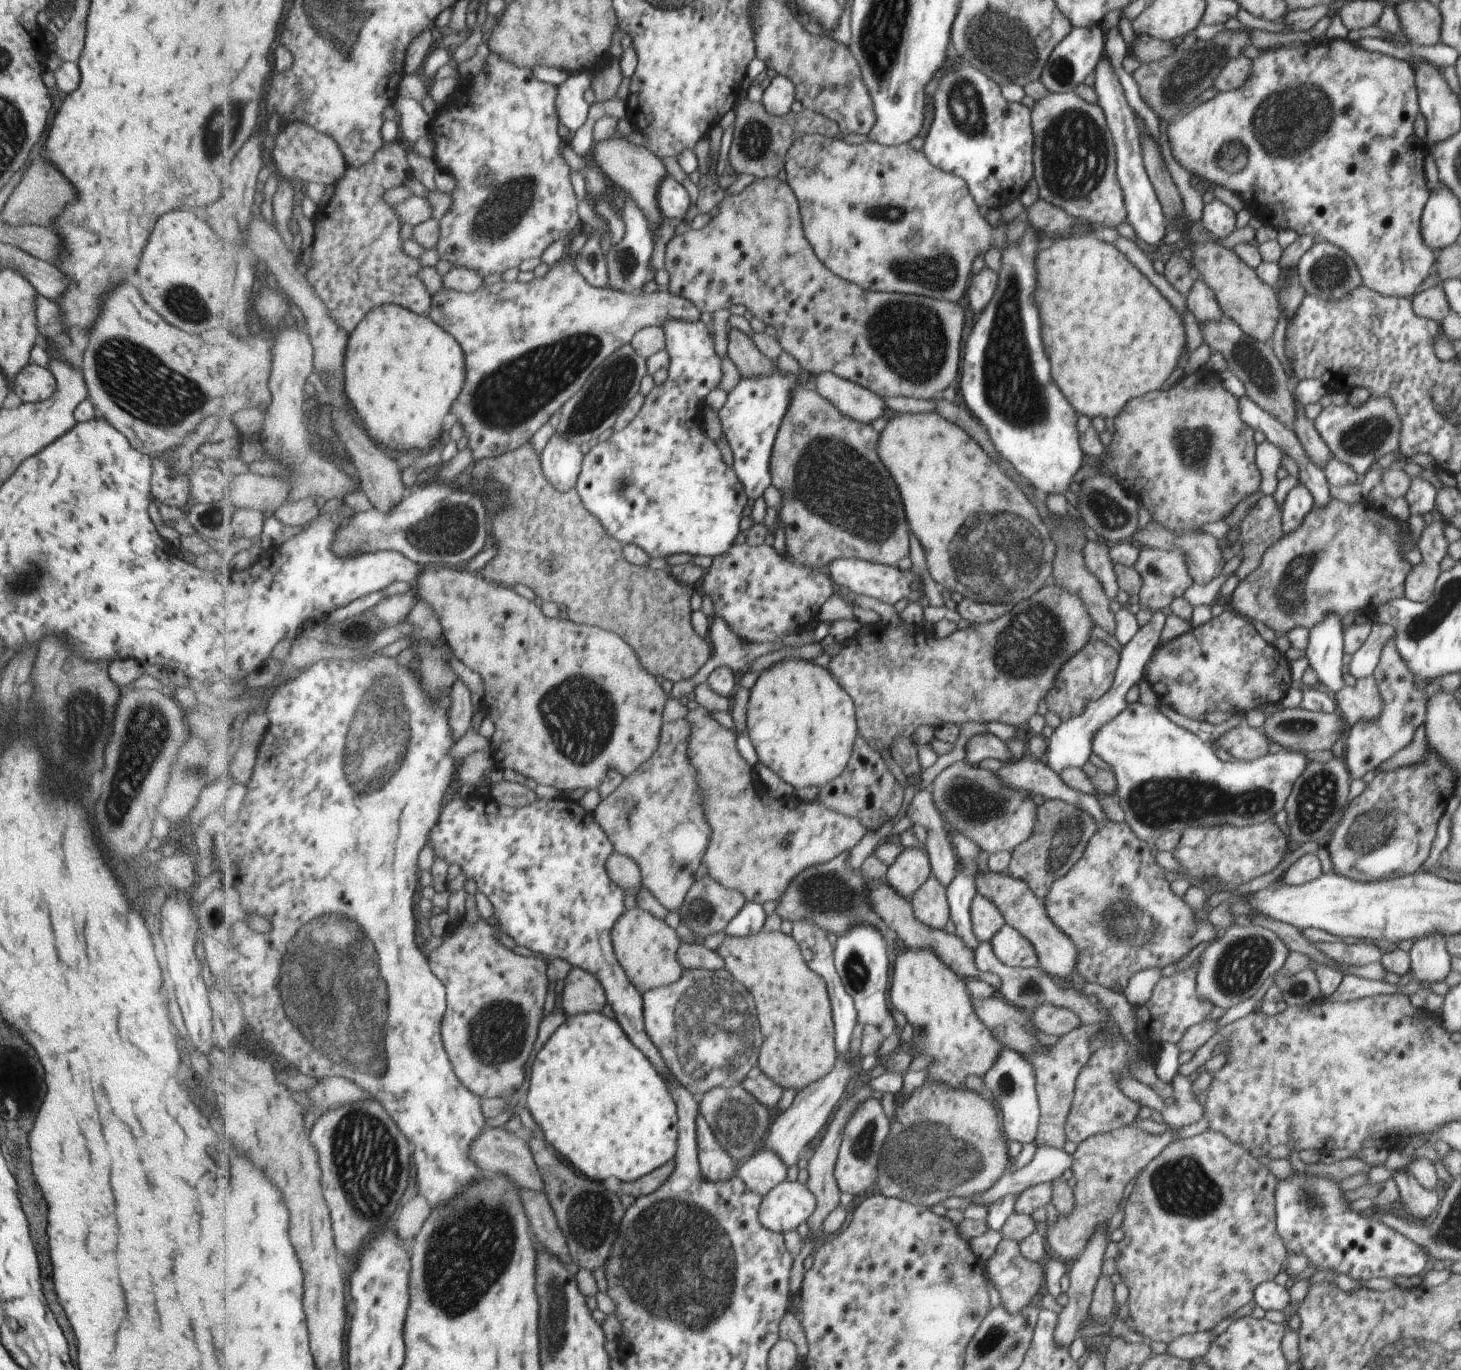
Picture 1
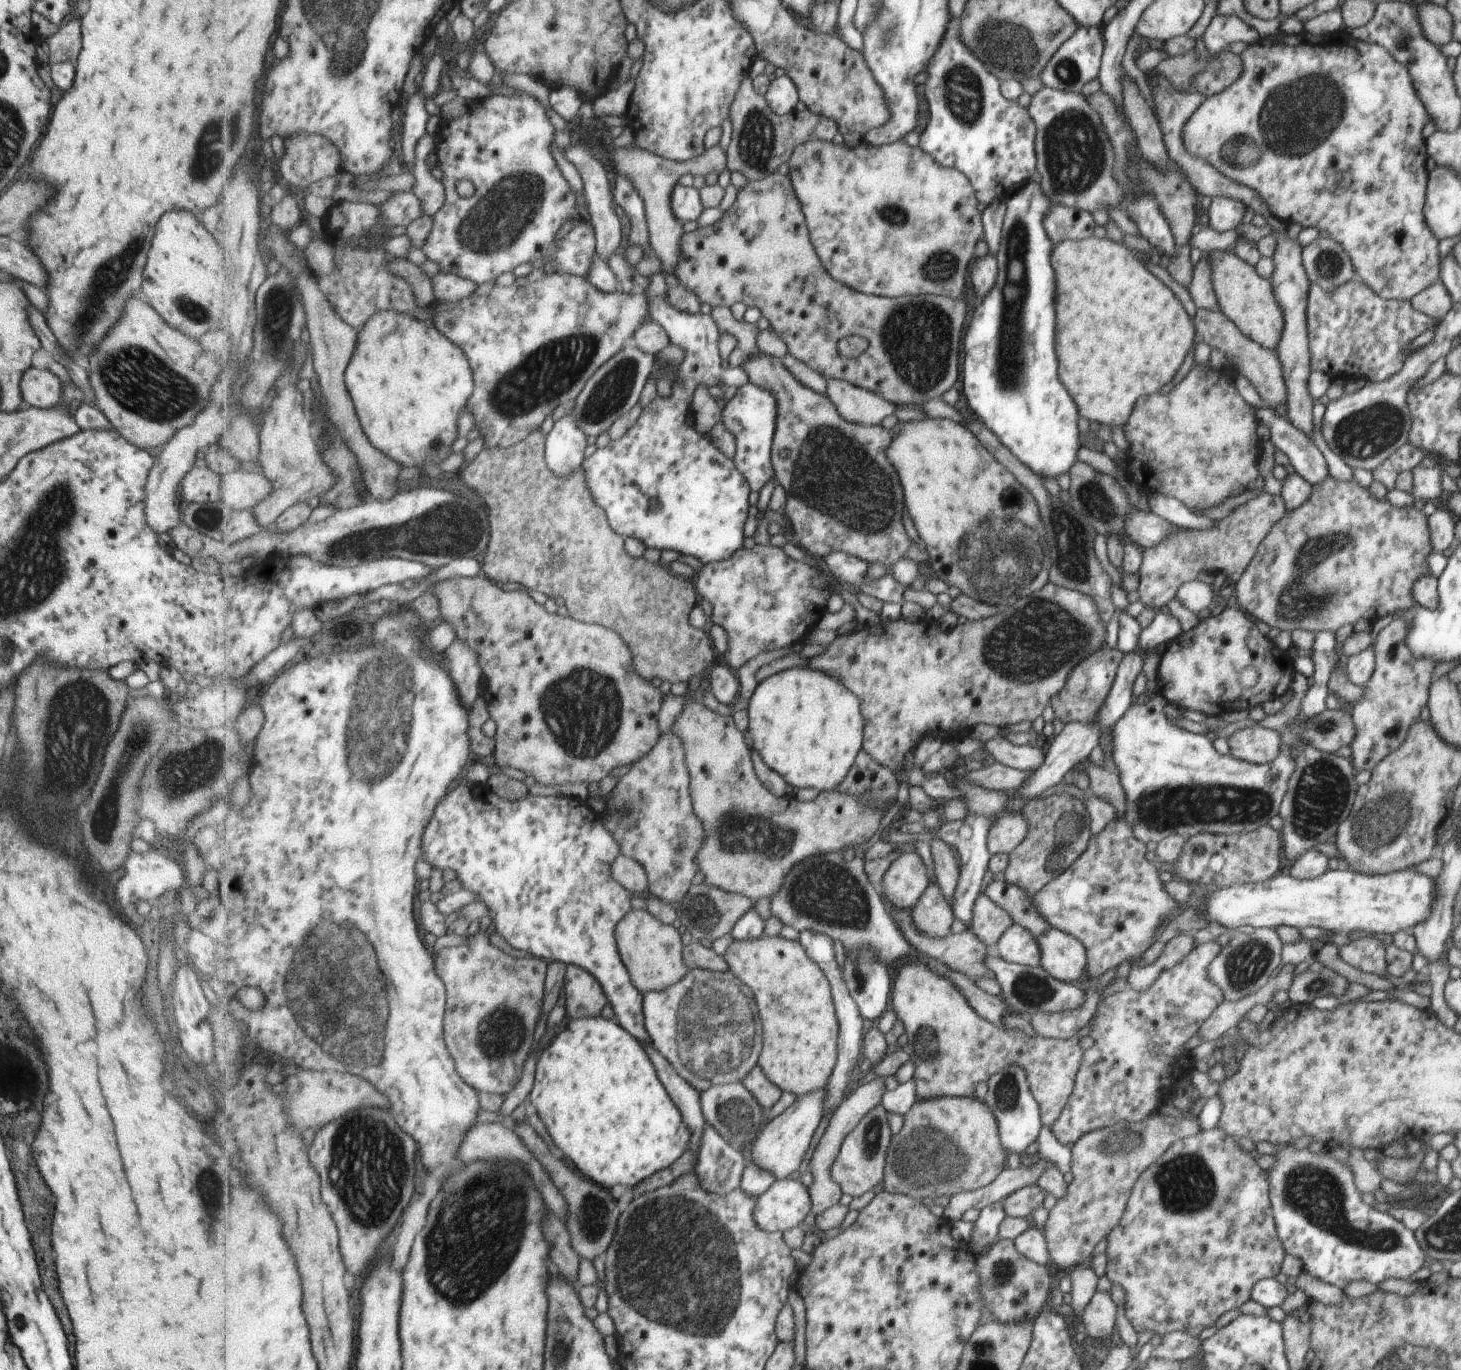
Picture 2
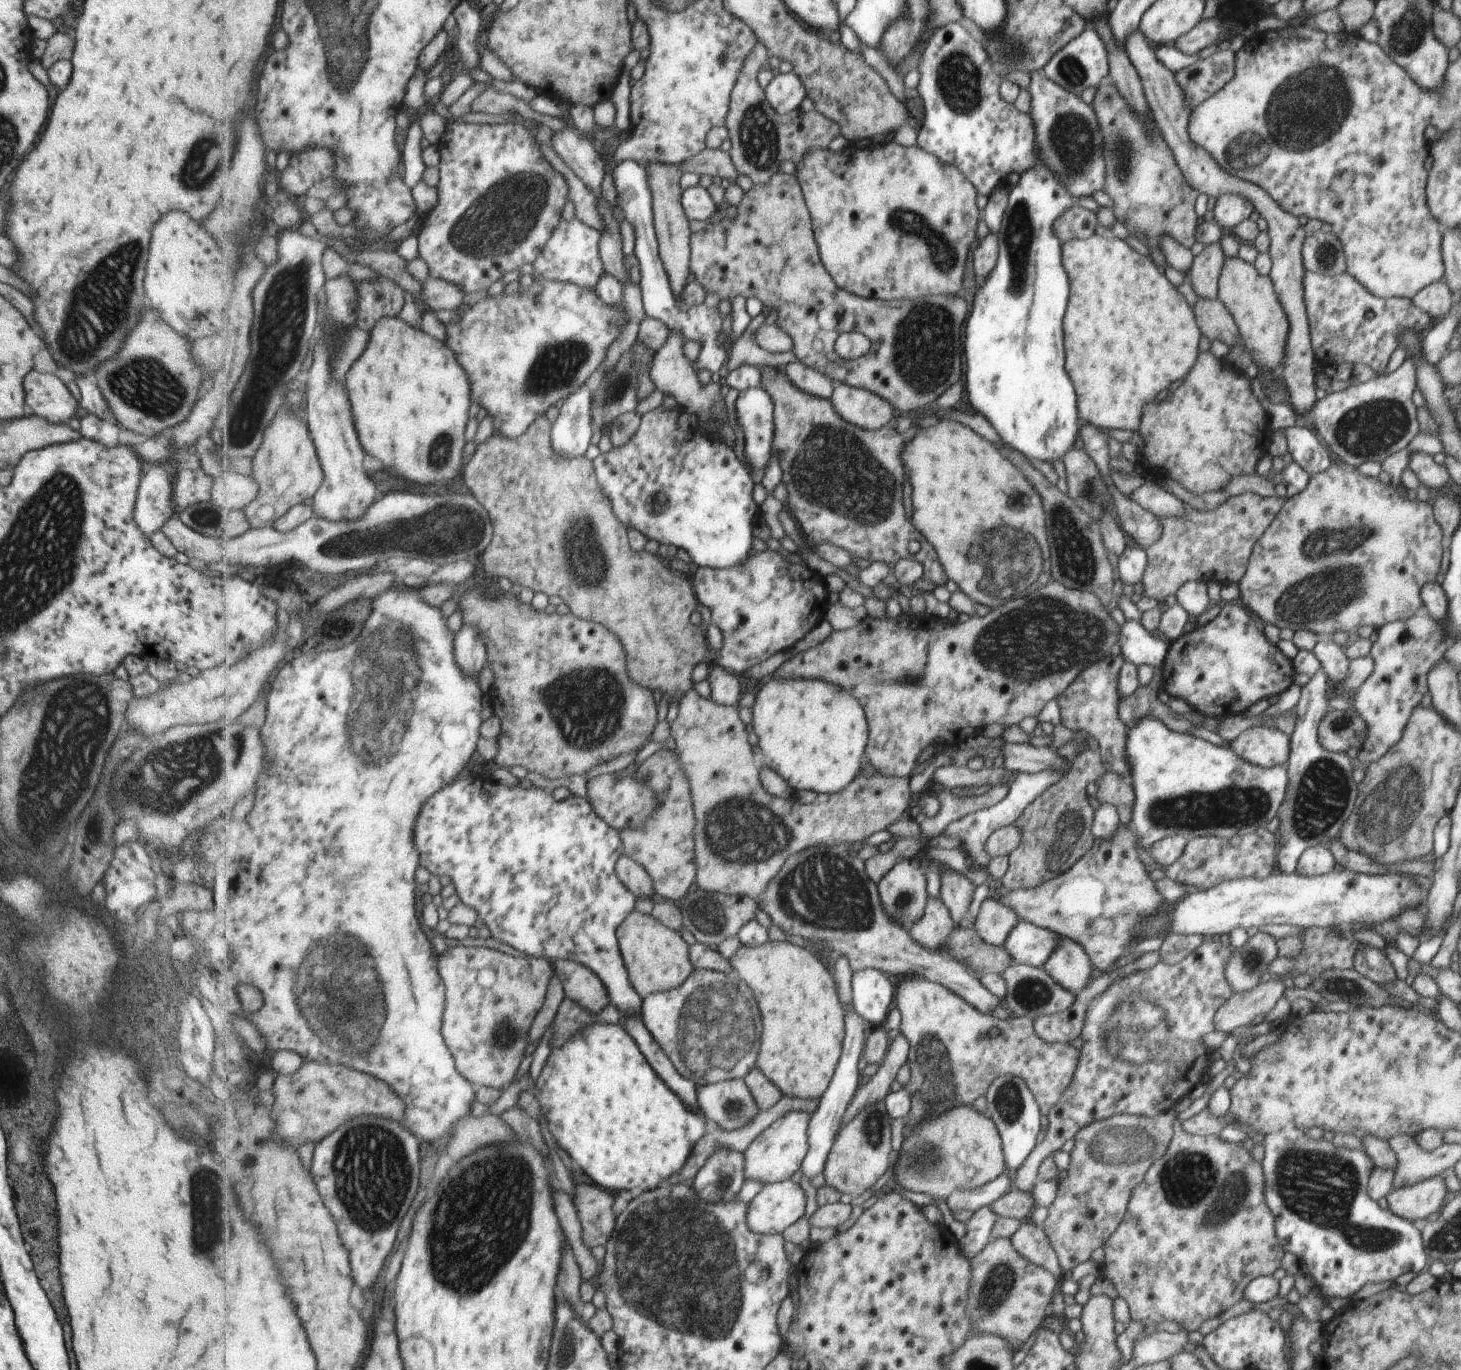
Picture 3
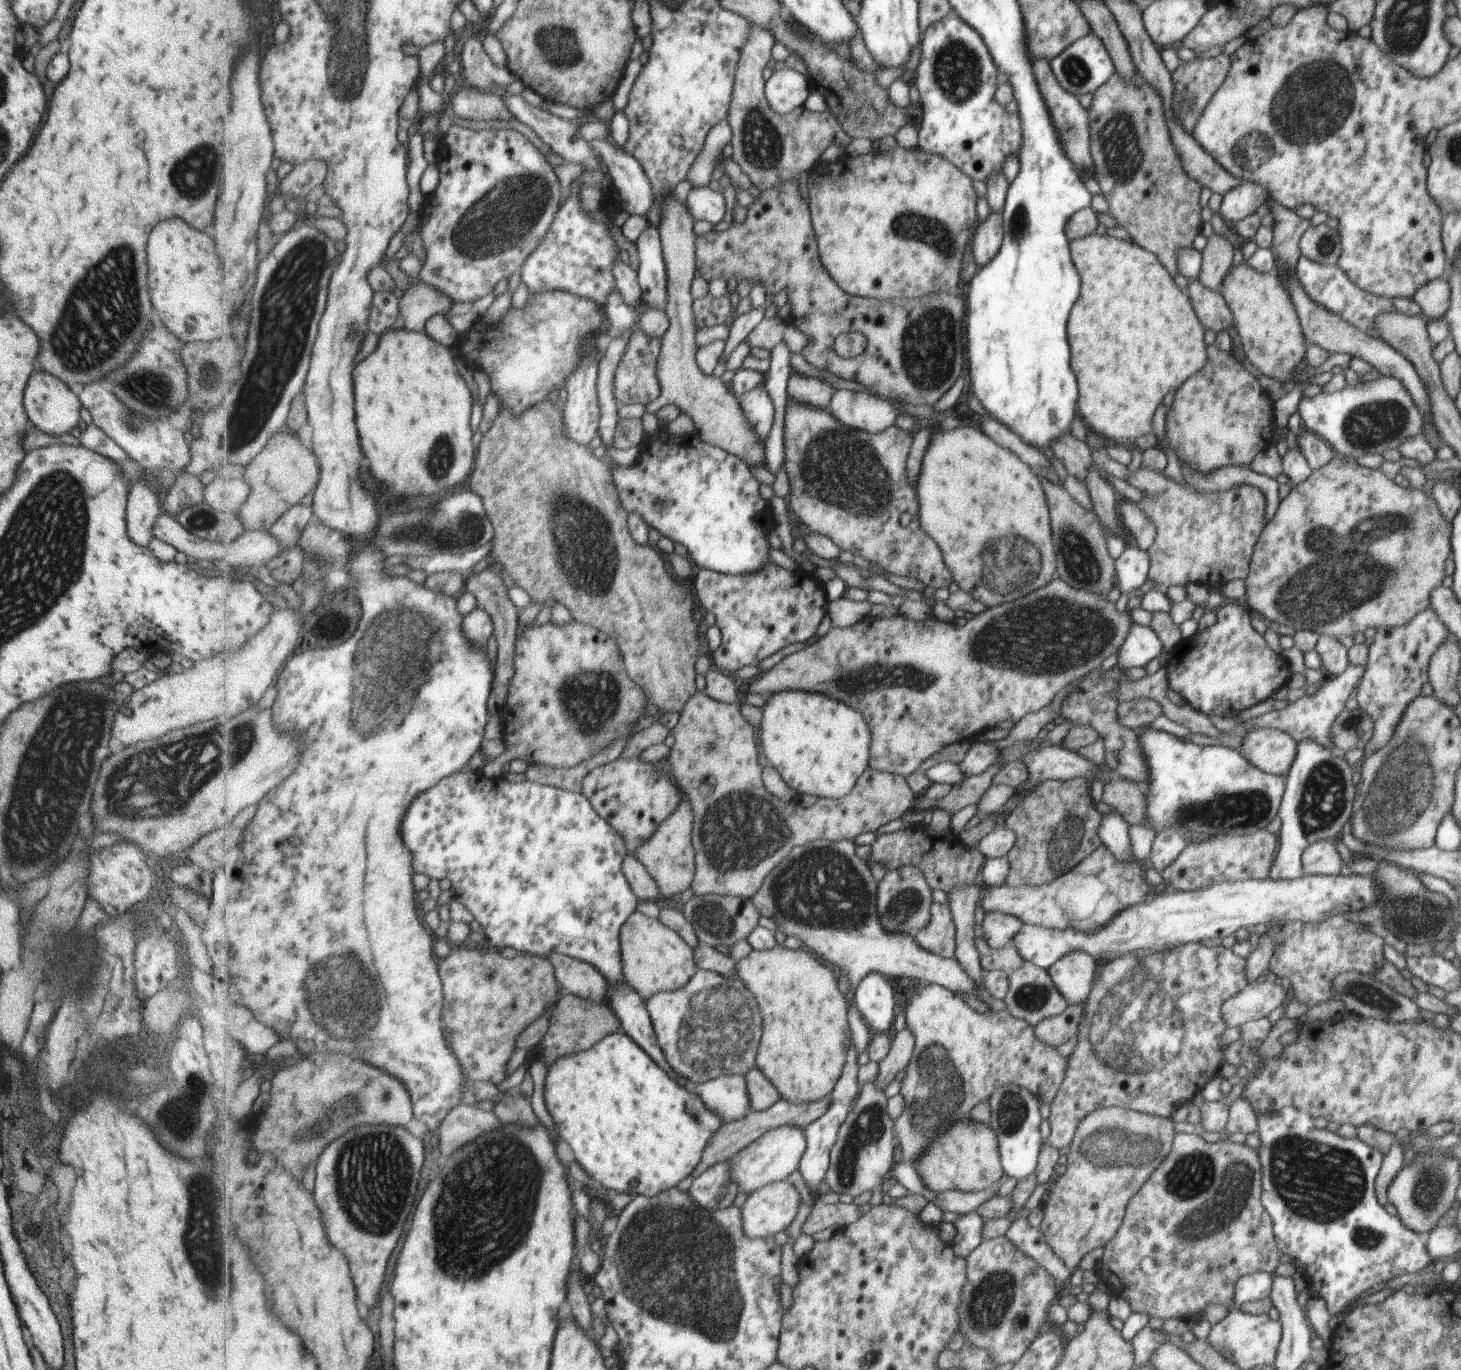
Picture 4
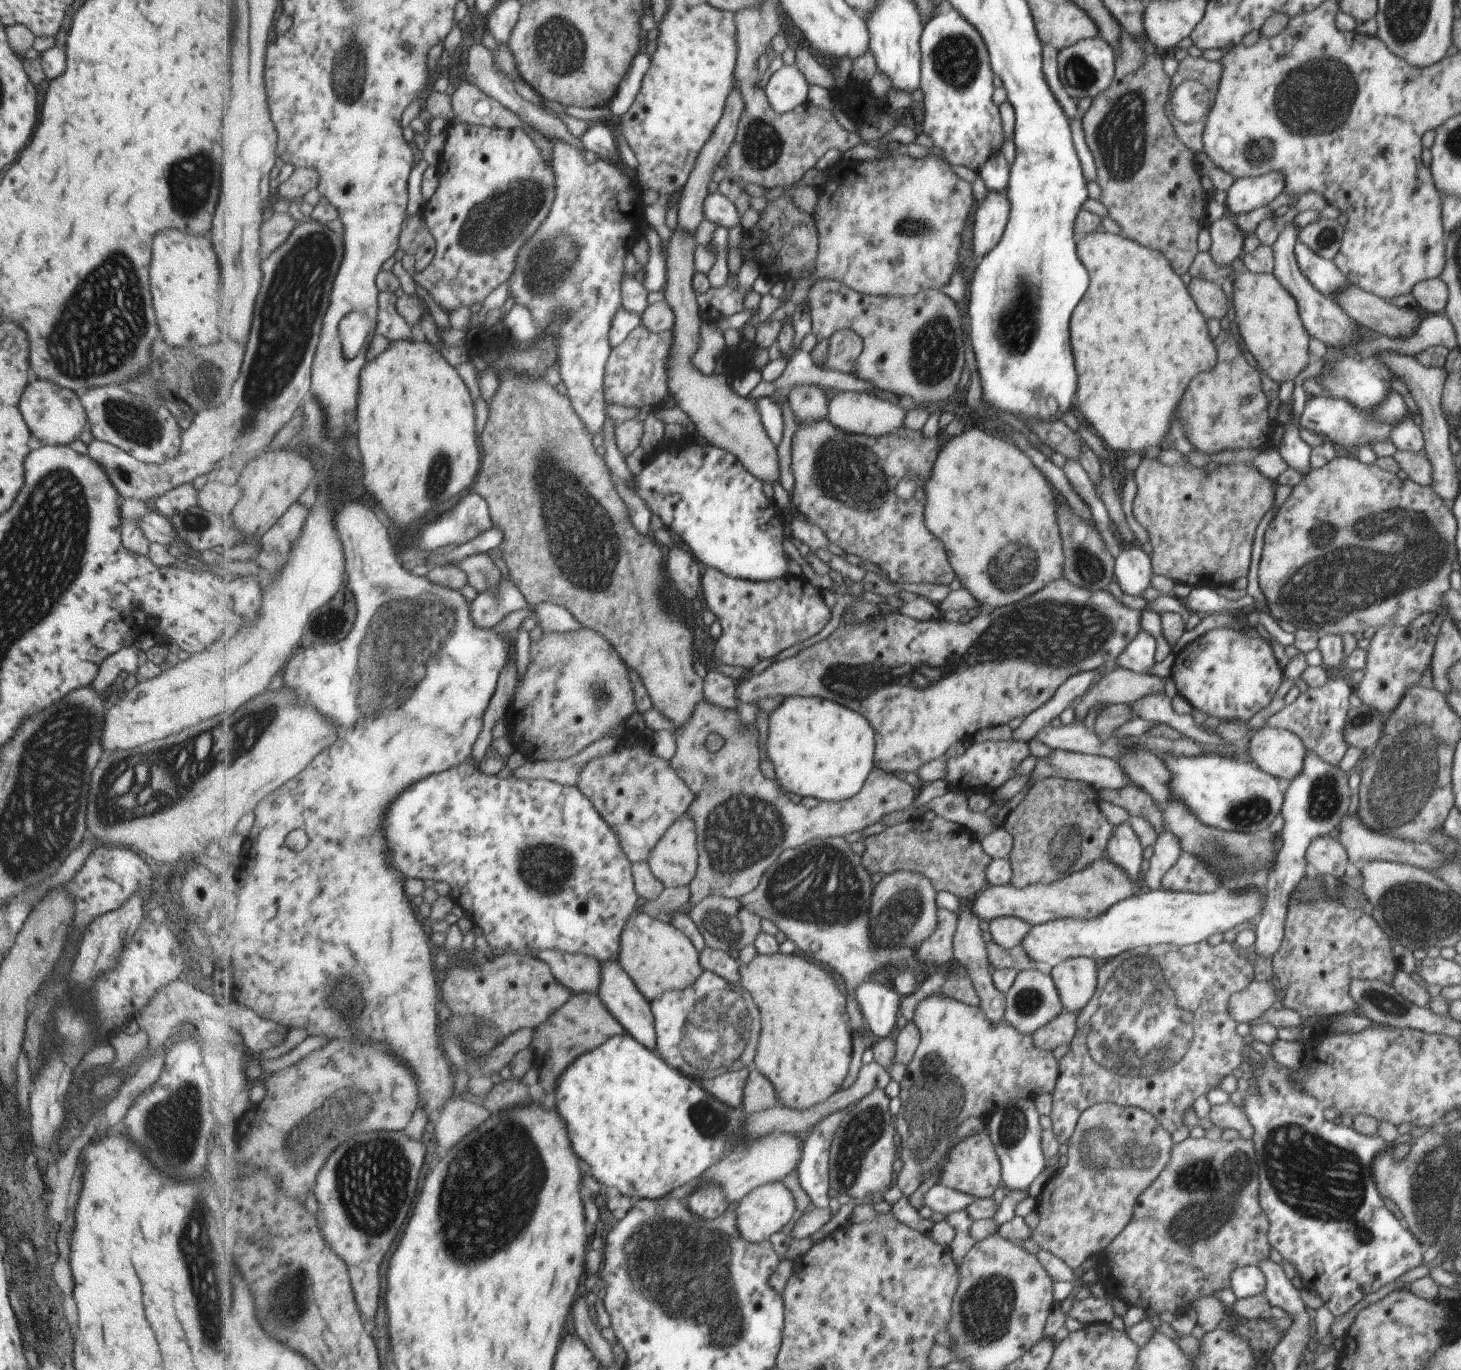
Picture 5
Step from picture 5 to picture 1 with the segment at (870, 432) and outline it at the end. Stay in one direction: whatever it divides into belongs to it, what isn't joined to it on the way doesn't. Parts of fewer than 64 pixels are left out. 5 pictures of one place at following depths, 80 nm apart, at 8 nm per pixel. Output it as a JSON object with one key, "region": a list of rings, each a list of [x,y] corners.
{"region":[[[833,371],[822,372],[815,378],[819,394],[829,399],[843,414],[856,421],[869,424],[878,419],[886,408],[884,398],[876,392]]]}

